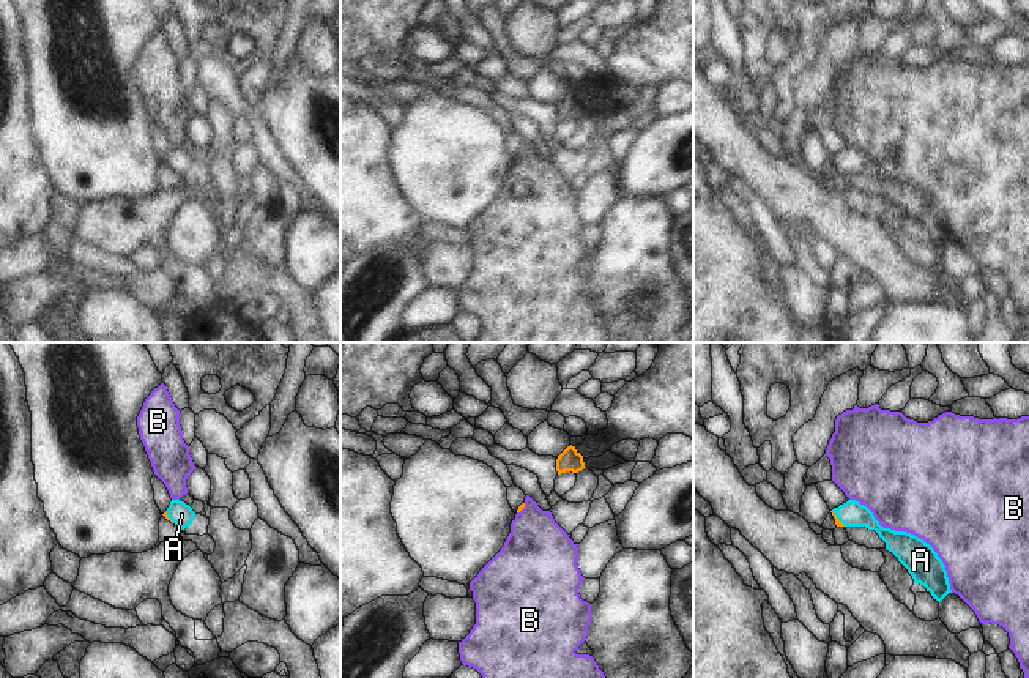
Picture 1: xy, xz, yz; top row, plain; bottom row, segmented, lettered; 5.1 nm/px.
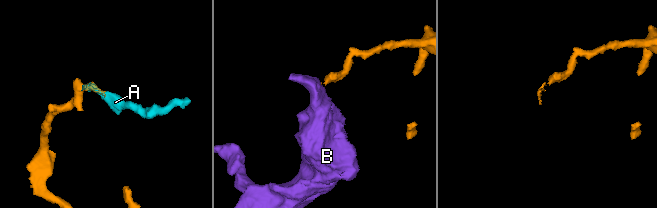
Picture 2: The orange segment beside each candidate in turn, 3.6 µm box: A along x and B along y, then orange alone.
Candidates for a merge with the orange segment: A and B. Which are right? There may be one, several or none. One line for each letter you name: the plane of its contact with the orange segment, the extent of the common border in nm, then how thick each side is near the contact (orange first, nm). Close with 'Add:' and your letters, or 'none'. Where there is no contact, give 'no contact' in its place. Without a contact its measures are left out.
A: yz | 110 nm | 30/130 nm
Add: A

